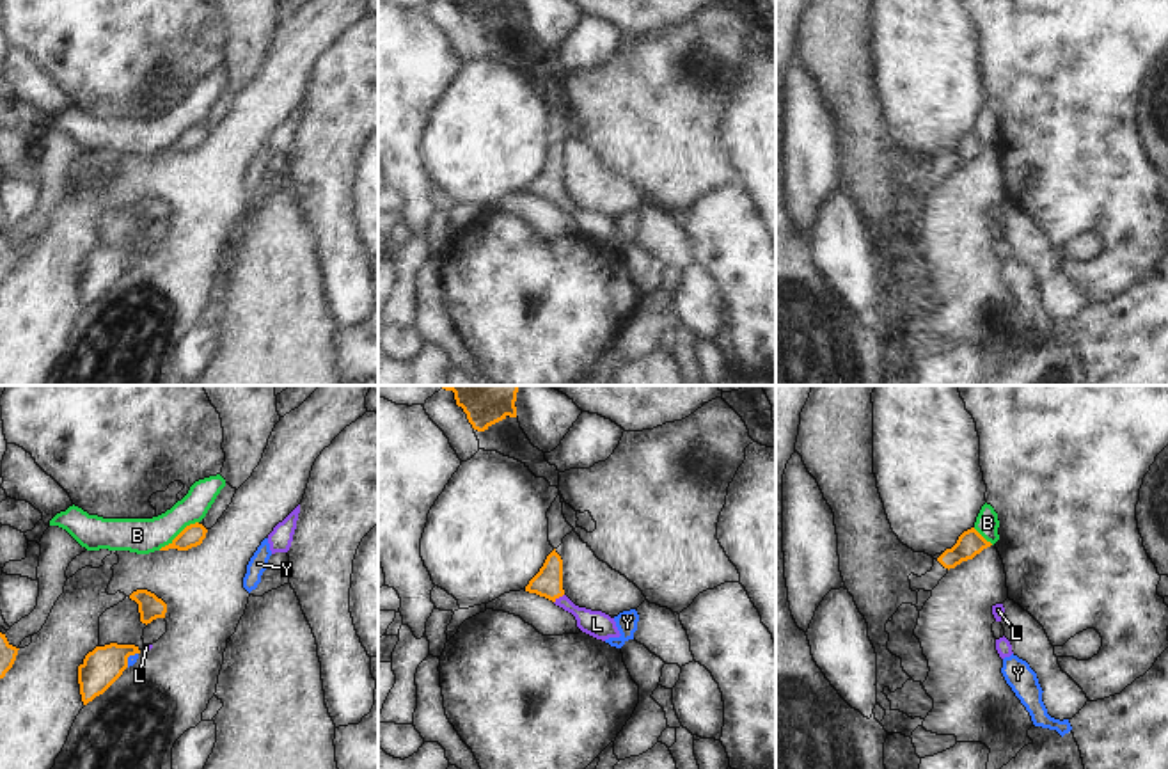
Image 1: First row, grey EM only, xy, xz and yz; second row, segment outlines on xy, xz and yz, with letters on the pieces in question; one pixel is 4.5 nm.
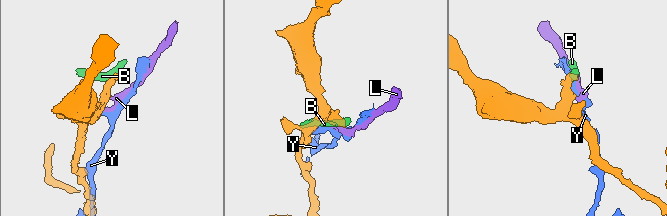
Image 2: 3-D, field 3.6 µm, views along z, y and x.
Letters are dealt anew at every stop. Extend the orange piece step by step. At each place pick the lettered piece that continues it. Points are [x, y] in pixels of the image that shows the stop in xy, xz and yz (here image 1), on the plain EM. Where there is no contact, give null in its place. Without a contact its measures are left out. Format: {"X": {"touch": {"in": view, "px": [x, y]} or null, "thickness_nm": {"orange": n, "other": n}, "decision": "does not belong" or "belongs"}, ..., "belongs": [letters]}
{"B": {"touch": {"in": "xy", "px": [180, 135]}, "thickness_nm": {"orange": 100, "other": 160}, "decision": "does not belong"}, "L": {"touch": {"in": "xz", "px": [558, 199]}, "thickness_nm": {"orange": 130, "other": 120}, "decision": "belongs"}, "Y": {"touch": {"in": "xy", "px": [128, 258]}, "thickness_nm": {"orange": 170, "other": 50}, "decision": "does not belong"}, "belongs": ["L"]}

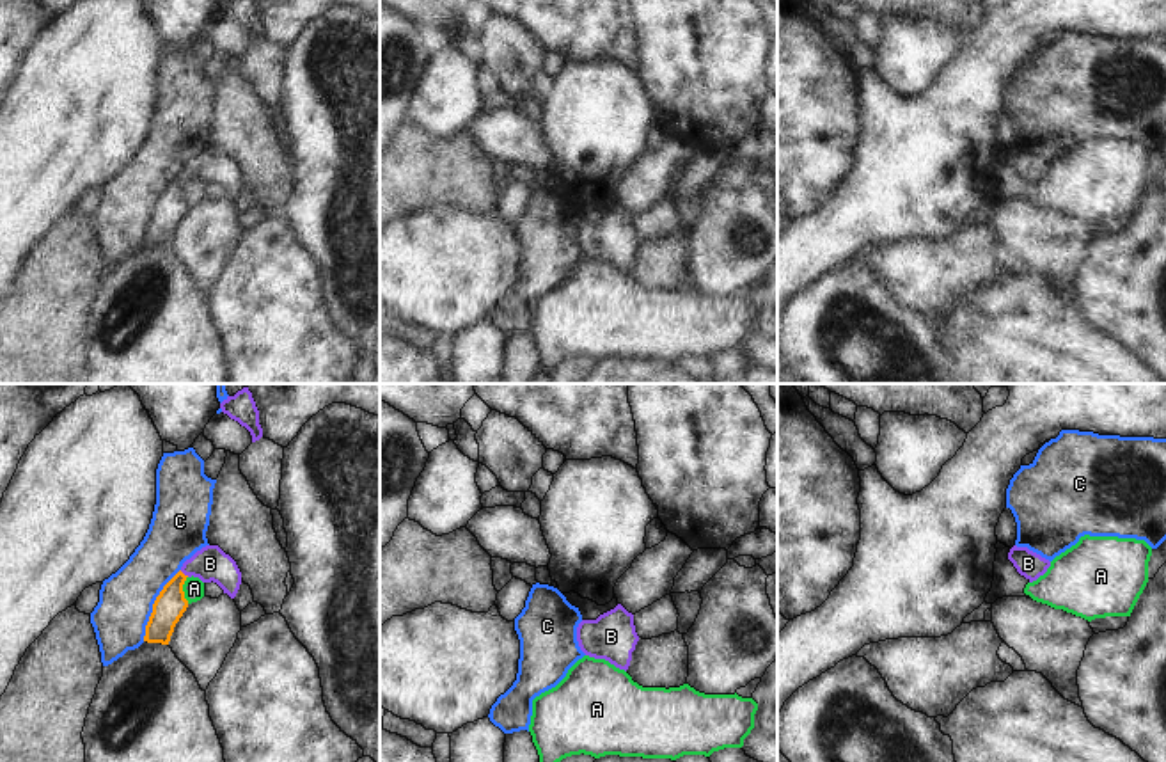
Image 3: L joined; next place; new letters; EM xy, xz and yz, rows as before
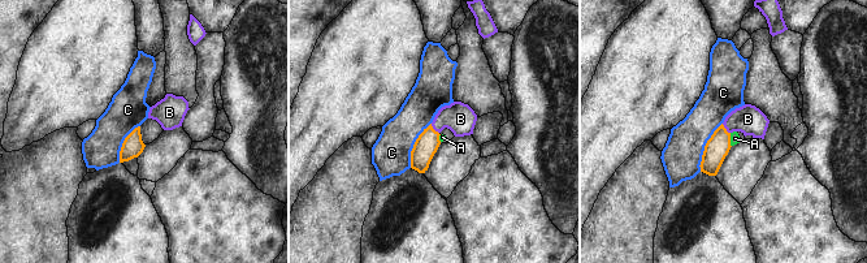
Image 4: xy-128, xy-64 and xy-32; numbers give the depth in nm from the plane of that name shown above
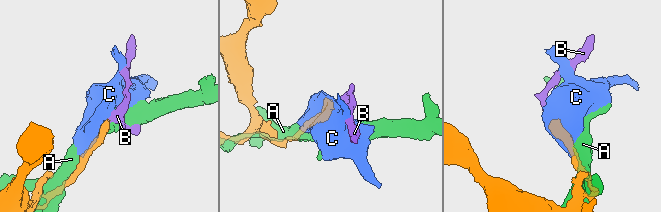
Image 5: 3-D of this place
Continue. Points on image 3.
{"A": {"touch": {"in": "xy", "px": [181, 192]}, "thickness_nm": {"orange": 140, "other": 100}, "decision": "does not belong"}, "B": {"touch": {"in": "xy", "px": [183, 176]}, "thickness_nm": {"orange": 140, "other": 160}, "decision": "belongs"}, "C": {"touch": {"in": "xy", "px": [153, 206]}, "thickness_nm": {"orange": 140, "other": 240}, "decision": "does not belong"}, "belongs": ["B"]}

